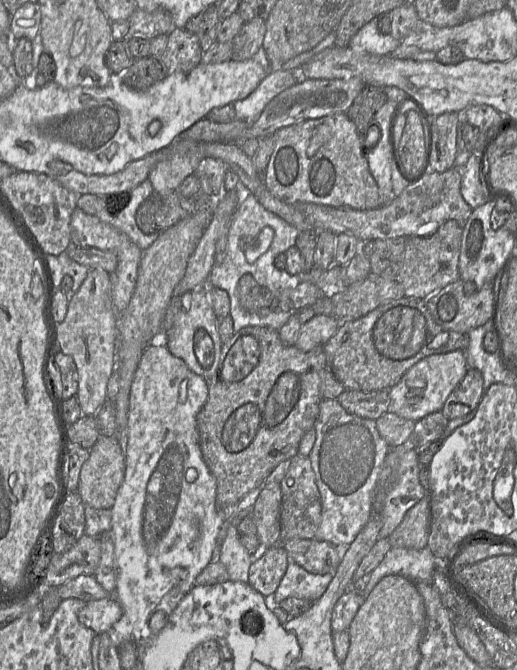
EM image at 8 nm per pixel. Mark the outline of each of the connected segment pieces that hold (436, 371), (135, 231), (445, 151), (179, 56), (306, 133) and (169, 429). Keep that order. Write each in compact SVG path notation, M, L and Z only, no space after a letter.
M463 350L434 354L423 358L413 365L396 385L389 389L388 411L415 422L430 413L441 411L445 401L463 380L468 369L466 353Z
M145 180L135 187L128 195L119 198L115 203L115 216L110 217L107 210L103 210L98 217L113 225L125 234L143 252L159 237L159 233L146 234L136 224L136 213L139 206L154 193L149 180Z
M446 112L435 117L427 115L427 118L430 120L431 131L429 167L431 171L445 172L453 167L457 155L456 132L458 113Z
M175 28L167 36L161 61L168 74L189 72L201 63L203 51L196 35L184 28Z
M346 113L299 121L281 128L273 135L274 148L263 173L263 181L268 191L277 199L290 205L315 203L358 210L376 209L384 205L378 185L369 171L359 131Z
M148 345L138 364L131 385L130 405L128 413L128 440L125 451L125 474L123 482L117 492L115 503L111 508L110 533L114 544L114 557L117 568L116 588L112 596L122 607L123 615L108 631L111 642L117 648L127 640L134 640L138 646L150 639L149 620L155 610L161 610L169 615L183 597L195 585L197 576L211 562L217 536L224 524L224 516L218 509L216 497L217 486L214 476L205 464L198 440L196 415L208 398L207 381L192 372L185 362L171 354L166 346Z

